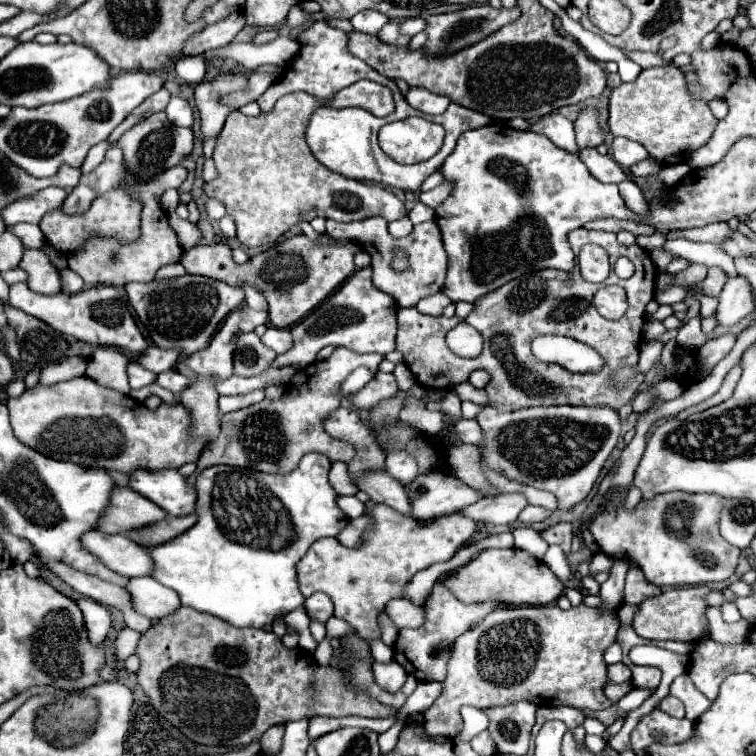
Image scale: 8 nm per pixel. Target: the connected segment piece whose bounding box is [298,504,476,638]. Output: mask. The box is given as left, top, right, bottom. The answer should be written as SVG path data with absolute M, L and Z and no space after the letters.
M376 504L368 514L374 524L364 532L360 546L346 548L336 538L314 542L298 562L298 584L306 598L318 590L328 594L334 602L334 616L346 620L358 636L380 638L378 614L384 610L386 602L402 598L404 584L408 584L418 570L450 560L456 550L472 538L476 522L462 512L420 522L394 512L394 508L386 504Z

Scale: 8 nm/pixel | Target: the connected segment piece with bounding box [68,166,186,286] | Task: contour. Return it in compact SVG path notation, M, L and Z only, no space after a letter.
M176 166L170 168L156 178L152 178L146 184L134 186L134 194L144 202L142 208L142 234L134 244L116 244L114 240L98 240L94 238L92 242L86 242L86 246L76 252L74 256L70 254L68 258L68 268L74 270L86 286L96 286L96 284L106 284L106 286L124 286L128 282L152 282L154 274L158 268L166 264L176 264L182 260L182 246L178 242L176 232L168 226L168 216L162 208L162 194L166 188L178 188L186 180L186 168Z

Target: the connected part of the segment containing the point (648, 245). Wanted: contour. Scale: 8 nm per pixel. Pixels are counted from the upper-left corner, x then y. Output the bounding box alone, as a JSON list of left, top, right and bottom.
[636,231,666,251]

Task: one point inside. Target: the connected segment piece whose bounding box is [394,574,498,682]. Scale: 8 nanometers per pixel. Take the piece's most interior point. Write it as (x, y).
(424, 652)

